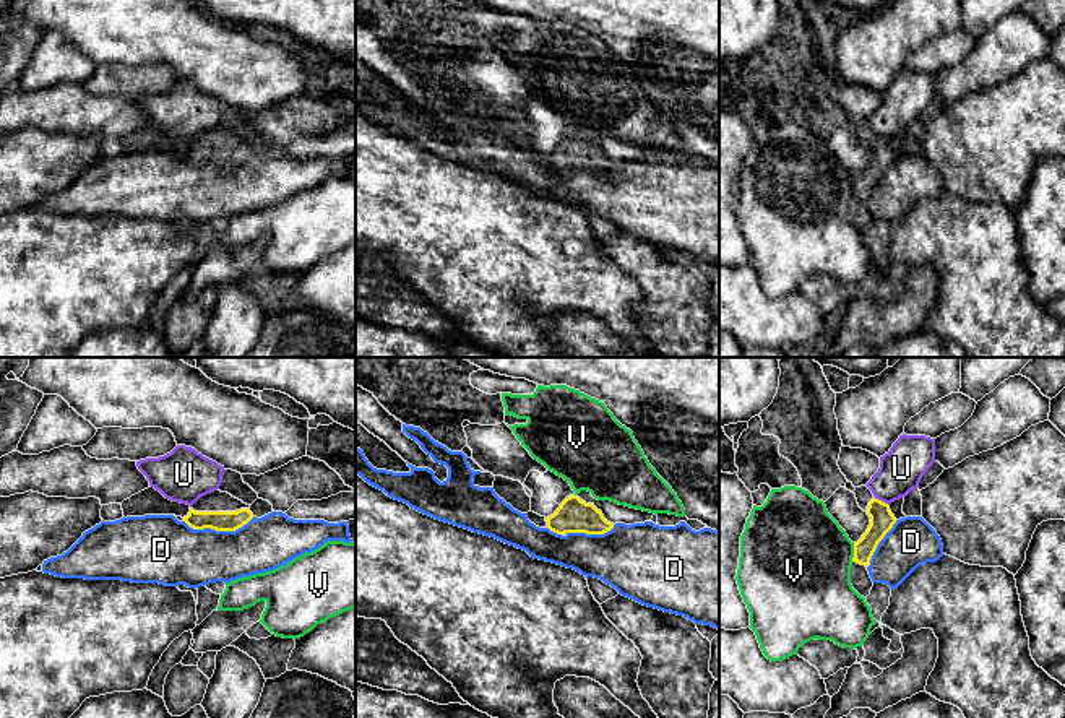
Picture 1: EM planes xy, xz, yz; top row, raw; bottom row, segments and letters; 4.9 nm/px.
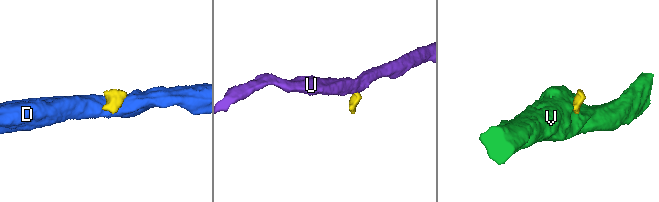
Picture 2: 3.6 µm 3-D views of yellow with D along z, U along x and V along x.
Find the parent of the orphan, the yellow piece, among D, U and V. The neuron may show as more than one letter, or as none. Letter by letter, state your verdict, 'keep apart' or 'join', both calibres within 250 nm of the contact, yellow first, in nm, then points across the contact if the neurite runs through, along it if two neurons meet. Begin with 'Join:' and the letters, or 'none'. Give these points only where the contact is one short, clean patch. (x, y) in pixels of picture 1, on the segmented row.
Join: none
D: keep apart | 100/300 nm | along xy (254, 517), (234, 530), (190, 528), (184, 522)
U: keep apart | 120/220 nm | along yz (874, 496), (888, 506)
V: keep apart | 120/480 nm | along yz (854, 543), (851, 561)

